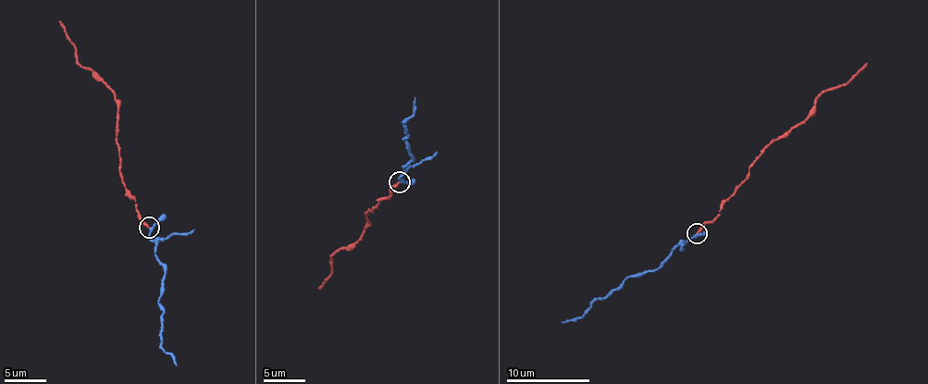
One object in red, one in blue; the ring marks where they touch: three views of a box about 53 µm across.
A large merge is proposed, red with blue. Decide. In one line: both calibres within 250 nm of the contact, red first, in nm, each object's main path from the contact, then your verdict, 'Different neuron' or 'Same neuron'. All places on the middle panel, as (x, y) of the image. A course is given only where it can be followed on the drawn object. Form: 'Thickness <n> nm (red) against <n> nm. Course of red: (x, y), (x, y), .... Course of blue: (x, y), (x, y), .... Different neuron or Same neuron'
Thickness 190 nm (red) against 170 nm. Course of red: (400, 181), (392, 187), (392, 194), (365, 214), (367, 219), (360, 241), (331, 255), (332, 275), (318, 289). Course of blue: (400, 182), (404, 166), (413, 157), (404, 139), (408, 133), (403, 123), (413, 115), (415, 96). Same neuron

